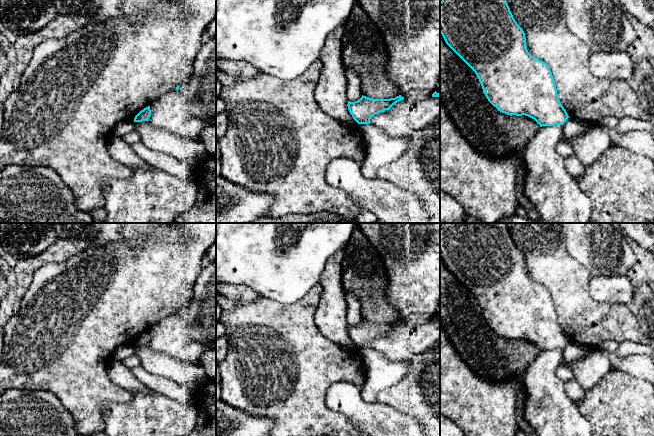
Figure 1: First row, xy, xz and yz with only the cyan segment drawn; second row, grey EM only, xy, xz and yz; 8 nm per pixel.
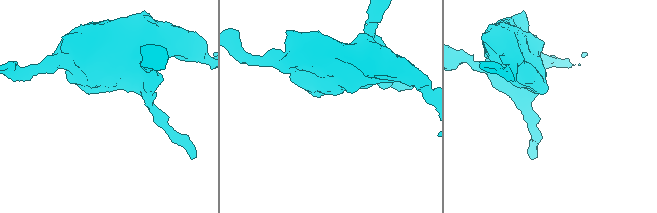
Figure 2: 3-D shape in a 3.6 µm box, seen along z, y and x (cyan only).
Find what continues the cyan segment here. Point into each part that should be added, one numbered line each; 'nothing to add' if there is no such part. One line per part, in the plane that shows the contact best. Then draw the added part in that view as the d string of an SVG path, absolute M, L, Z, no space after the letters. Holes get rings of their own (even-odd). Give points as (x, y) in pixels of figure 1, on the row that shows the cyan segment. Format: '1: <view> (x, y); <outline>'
nothing to add

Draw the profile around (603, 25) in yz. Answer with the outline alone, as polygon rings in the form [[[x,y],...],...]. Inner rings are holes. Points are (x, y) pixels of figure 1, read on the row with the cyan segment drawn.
[[[561,0],[568,29],[594,52],[627,50],[636,32],[615,0]]]

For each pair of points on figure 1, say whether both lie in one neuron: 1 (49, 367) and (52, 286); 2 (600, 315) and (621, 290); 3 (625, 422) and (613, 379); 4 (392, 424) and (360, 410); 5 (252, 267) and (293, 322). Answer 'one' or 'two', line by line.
1: one
2: two
3: one
4: one
5: two

